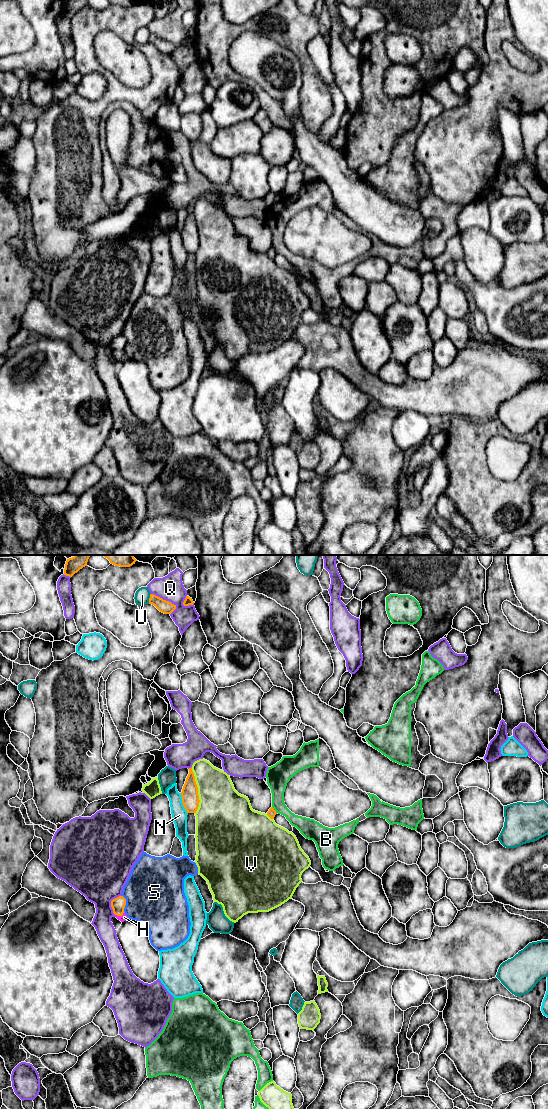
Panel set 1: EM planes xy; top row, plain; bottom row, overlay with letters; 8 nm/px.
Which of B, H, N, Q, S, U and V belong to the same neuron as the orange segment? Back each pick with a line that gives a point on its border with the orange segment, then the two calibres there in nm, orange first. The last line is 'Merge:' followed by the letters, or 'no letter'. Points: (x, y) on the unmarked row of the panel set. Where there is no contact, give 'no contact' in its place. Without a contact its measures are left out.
H: xy (119, 355) | 110/50 nm
Merge: H

